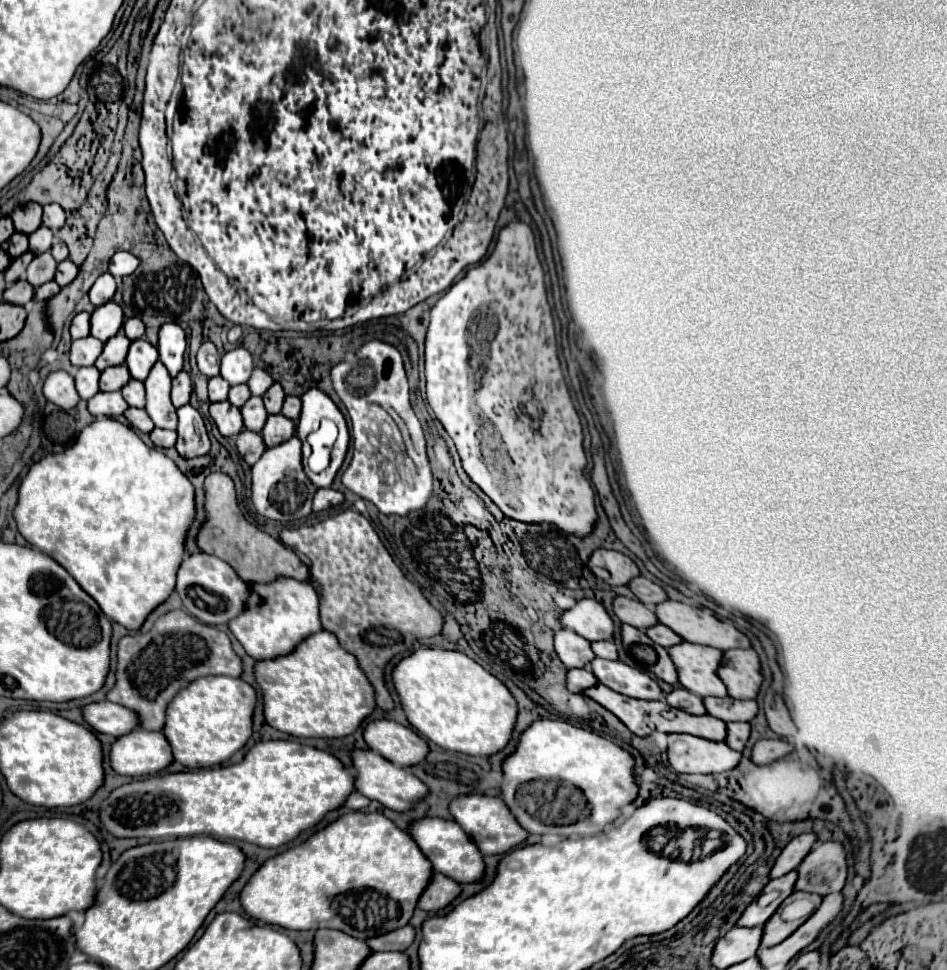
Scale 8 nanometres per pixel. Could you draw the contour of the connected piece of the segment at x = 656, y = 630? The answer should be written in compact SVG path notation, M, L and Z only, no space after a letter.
M663 624L651 626L645 634L647 634L655 644L659 644L659 646L663 646L663 648L669 648L669 646L675 646L675 644L681 642L681 638L679 638L673 630L669 630L667 626L663 626Z

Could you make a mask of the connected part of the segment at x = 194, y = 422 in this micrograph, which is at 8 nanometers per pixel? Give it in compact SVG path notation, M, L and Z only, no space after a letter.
M193 406L177 408L177 452L183 458L195 458L209 452L209 436L201 414Z

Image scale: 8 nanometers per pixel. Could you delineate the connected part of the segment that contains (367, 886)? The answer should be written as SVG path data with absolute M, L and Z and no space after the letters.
M349 812L311 834L305 842L265 860L239 894L241 908L255 920L287 930L335 928L365 940L401 928L409 922L415 904L433 874L431 862L419 846L379 812Z

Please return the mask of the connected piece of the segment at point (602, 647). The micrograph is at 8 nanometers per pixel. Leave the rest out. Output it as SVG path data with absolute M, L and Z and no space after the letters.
M591 642L591 650L595 650L595 656L605 660L617 660L617 648L613 642Z

